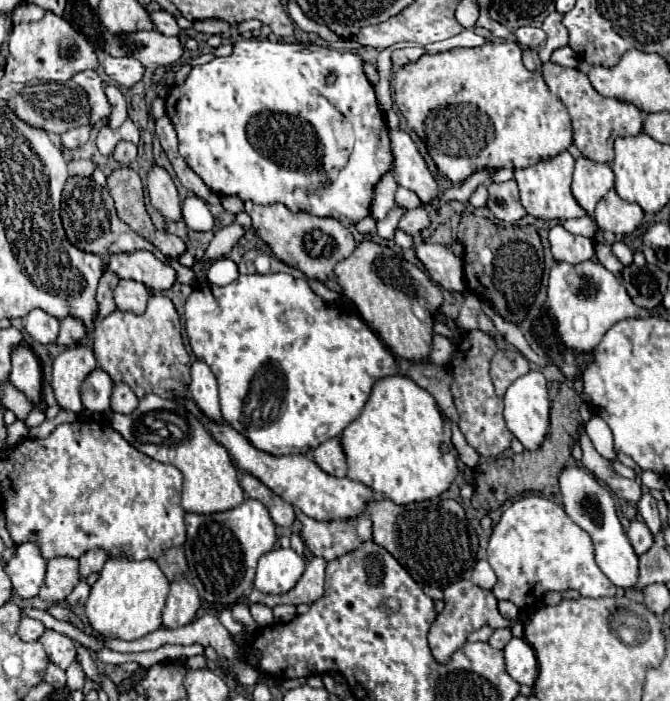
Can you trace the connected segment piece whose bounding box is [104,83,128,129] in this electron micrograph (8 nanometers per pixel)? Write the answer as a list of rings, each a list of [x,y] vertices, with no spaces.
[[[104,83],[104,91],[106,91],[106,95],[108,95],[108,101],[112,103],[112,115],[110,115],[110,127],[112,129],[118,129],[122,123],[124,123],[124,119],[128,117],[126,115],[126,101],[124,101],[124,95],[120,93],[120,89],[116,87],[116,85],[112,85],[112,83]]]

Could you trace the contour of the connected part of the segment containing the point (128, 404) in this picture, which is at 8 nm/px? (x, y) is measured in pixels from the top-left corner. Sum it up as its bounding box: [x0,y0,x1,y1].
[110,383,138,415]

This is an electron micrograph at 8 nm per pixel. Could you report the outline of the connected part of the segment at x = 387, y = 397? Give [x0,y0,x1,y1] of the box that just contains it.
[342,375,458,505]

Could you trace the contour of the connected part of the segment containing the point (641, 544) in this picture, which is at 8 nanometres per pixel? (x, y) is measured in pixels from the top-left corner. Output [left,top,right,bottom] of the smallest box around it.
[626,519,654,555]

